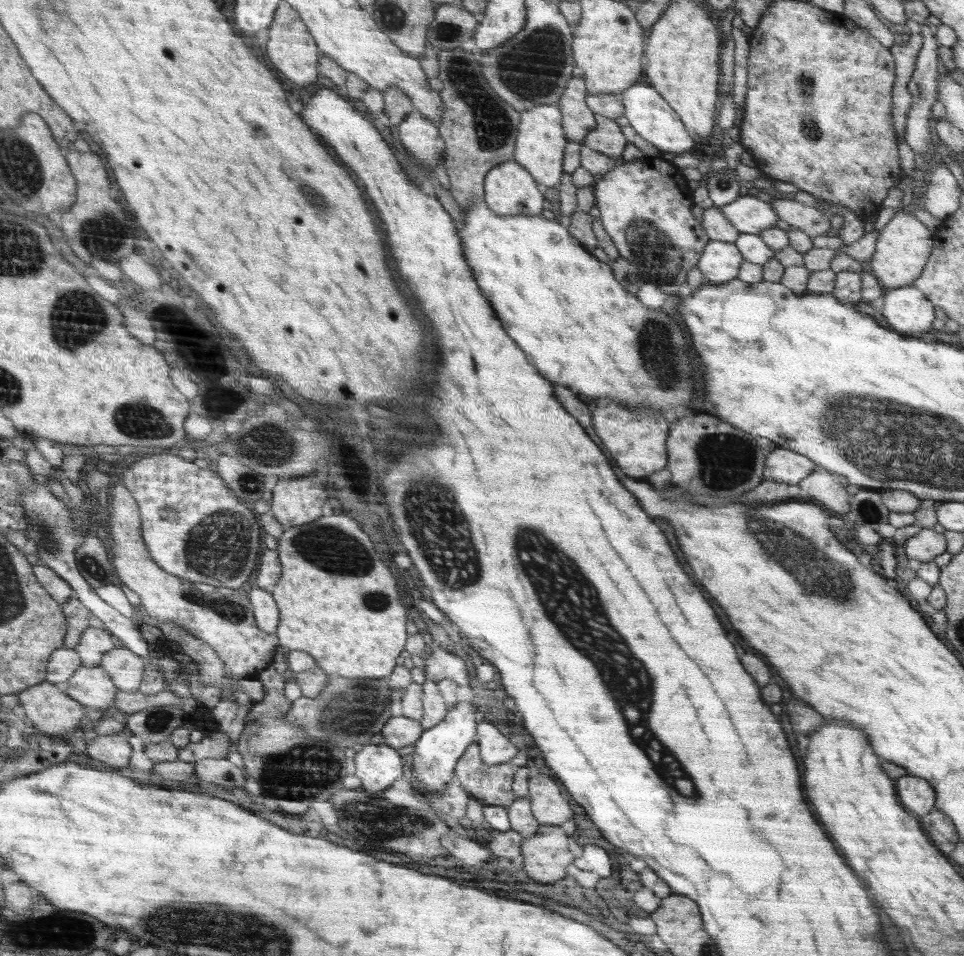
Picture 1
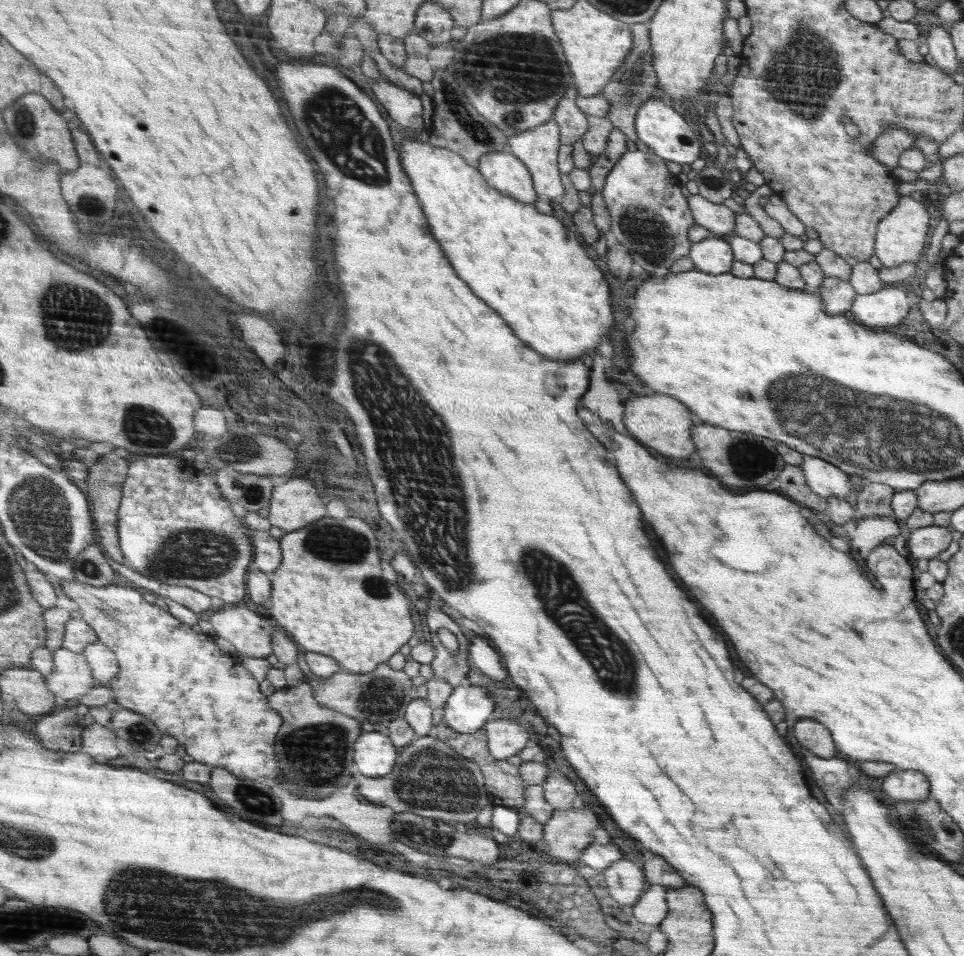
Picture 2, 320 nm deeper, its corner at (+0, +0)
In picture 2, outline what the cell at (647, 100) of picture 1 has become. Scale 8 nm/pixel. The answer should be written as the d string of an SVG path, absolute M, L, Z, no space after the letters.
M651 98L641 106L641 110L637 113L636 130L637 138L664 161L684 165L698 159L700 136L694 134L694 130L690 130L690 126L684 122L684 118L678 112L674 112L660 99Z

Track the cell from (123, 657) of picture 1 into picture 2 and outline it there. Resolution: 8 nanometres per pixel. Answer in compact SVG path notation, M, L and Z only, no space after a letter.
M102 641L95 642L83 652L93 667L97 686L110 682L120 674L122 668L117 654Z

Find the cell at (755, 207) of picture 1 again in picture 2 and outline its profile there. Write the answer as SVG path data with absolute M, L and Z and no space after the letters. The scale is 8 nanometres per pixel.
M691 195L689 205L696 224L707 228L713 236L721 237L736 228L736 213L723 204L710 202L700 195Z

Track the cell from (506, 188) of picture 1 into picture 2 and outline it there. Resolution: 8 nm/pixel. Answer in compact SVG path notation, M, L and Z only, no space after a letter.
M492 152L481 158L477 169L494 190L520 202L534 204L536 188L532 188L533 178L530 178L528 167L516 156Z

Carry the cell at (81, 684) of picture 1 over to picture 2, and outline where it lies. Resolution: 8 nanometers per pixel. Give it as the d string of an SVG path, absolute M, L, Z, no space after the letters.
M62 647L55 651L56 672L47 677L49 689L55 692L61 701L79 700L86 696L93 688L97 687L93 667L89 665L89 659L84 653L77 653L69 648Z

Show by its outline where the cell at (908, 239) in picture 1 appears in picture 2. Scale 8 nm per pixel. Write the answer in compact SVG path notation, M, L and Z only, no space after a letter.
M902 196L901 204L893 209L877 226L875 255L879 258L882 268L894 268L903 263L917 264L920 261L922 248L926 244L928 234L928 212L926 208L912 200L910 196Z

